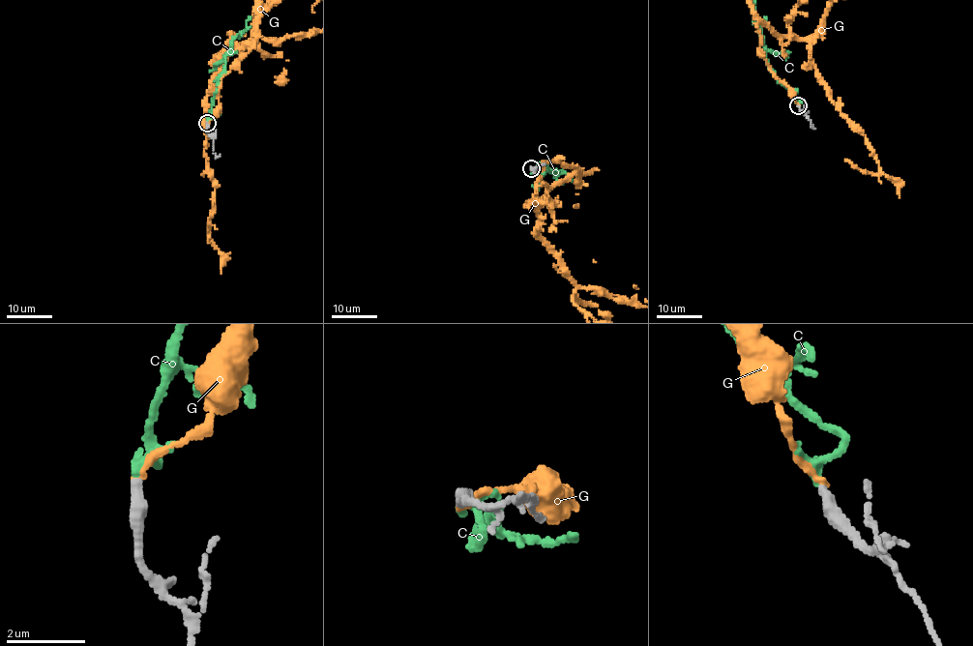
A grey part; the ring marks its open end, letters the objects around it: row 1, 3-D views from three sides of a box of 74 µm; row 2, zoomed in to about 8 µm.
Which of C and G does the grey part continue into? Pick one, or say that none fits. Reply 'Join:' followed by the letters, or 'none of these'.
Join: C

